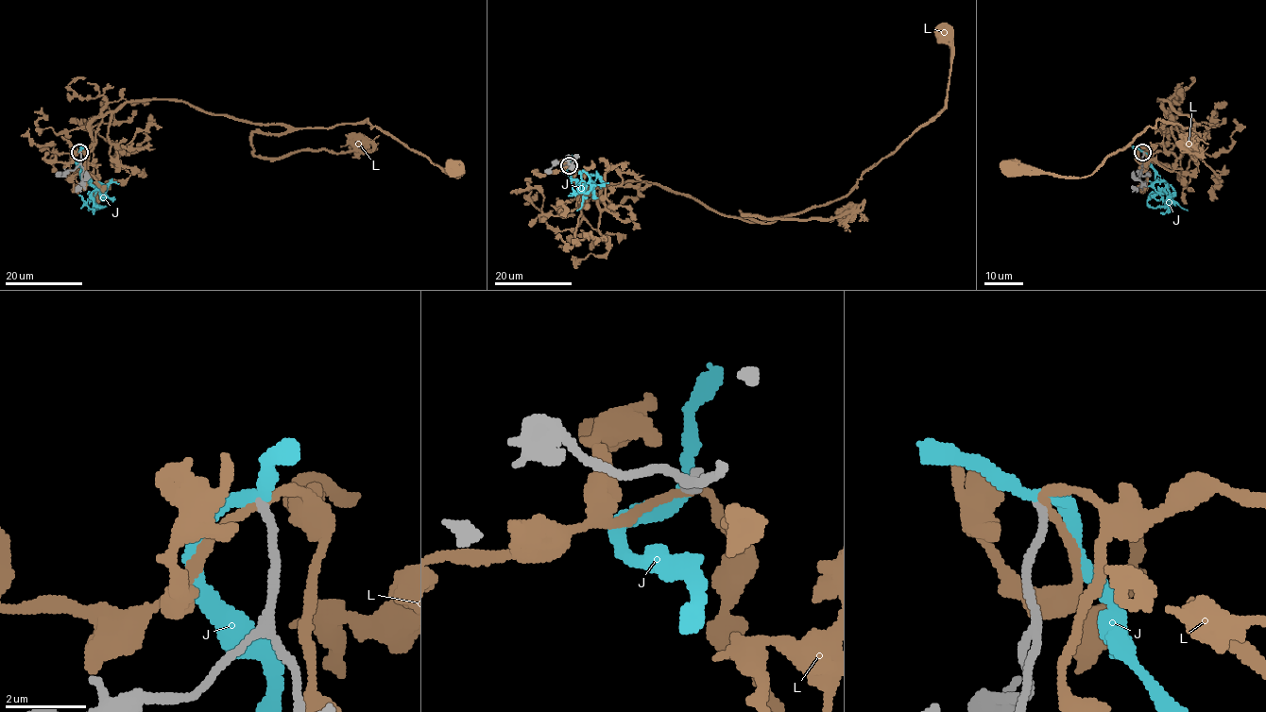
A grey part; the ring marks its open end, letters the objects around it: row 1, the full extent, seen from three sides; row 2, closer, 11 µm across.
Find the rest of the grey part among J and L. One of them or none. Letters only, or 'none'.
none

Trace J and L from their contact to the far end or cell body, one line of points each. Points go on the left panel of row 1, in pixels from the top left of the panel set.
J: (80, 151), (75, 160), (80, 178), (95, 188), (92, 193), (94, 203), (101, 208), (87, 204)
L: (80, 151), (95, 143), (101, 116), (127, 102), (180, 99), (265, 124), (367, 120), (446, 174), (459, 167)

